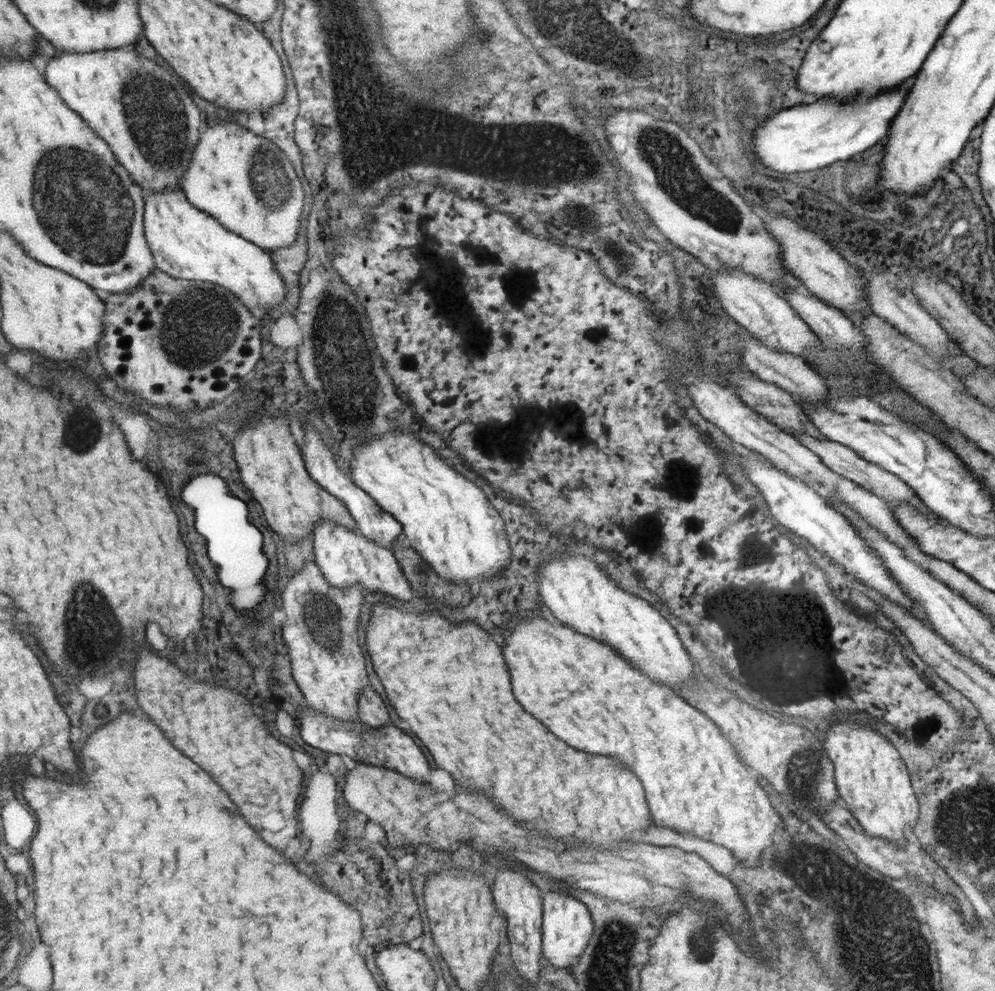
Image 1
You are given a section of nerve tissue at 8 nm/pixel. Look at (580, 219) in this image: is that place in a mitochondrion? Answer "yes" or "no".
no

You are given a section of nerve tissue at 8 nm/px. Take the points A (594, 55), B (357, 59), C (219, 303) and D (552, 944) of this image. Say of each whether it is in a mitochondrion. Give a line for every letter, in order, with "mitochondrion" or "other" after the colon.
A: mitochondrion
B: mitochondrion
C: mitochondrion
D: other

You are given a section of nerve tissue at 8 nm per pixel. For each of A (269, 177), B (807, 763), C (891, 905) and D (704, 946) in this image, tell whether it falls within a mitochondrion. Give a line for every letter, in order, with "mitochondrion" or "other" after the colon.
A: mitochondrion
B: mitochondrion
C: mitochondrion
D: mitochondrion

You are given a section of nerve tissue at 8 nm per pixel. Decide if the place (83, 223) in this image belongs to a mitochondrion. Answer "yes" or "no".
yes

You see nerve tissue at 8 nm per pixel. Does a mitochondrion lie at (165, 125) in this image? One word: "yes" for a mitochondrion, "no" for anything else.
yes

